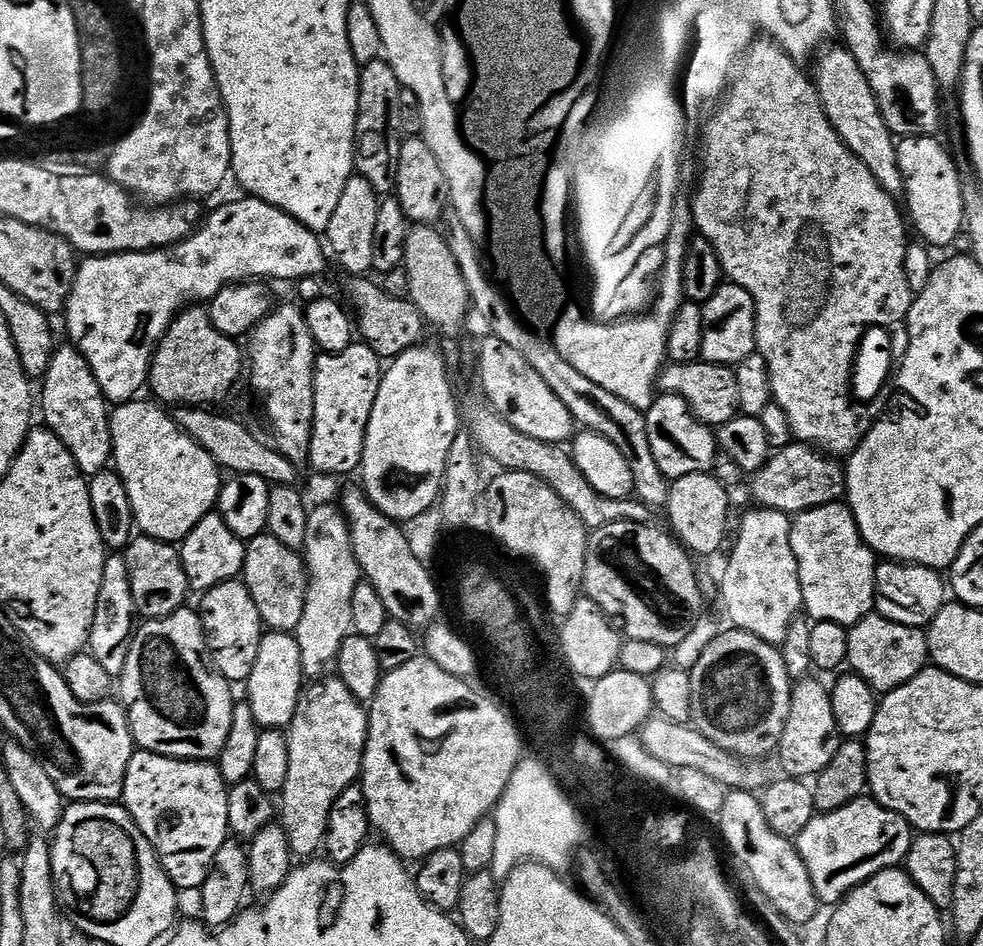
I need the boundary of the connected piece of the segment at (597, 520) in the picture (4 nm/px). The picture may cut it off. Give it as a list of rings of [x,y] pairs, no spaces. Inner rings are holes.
[[[491,410],[480,412],[473,418],[472,436],[476,439],[472,439],[475,447],[481,453],[484,451],[494,463],[501,464],[499,466],[501,469],[534,474],[534,478],[550,485],[558,494],[558,498],[562,498],[562,502],[566,502],[566,506],[570,506],[570,510],[574,510],[578,519],[589,529],[595,530],[620,521],[645,525],[649,523],[650,512],[645,505],[632,498],[615,500],[598,494],[598,490],[594,490],[594,486],[590,486],[590,482],[586,482],[582,470],[578,470],[575,460],[567,451],[561,450],[555,444],[535,440],[514,430],[514,426],[501,420]]]

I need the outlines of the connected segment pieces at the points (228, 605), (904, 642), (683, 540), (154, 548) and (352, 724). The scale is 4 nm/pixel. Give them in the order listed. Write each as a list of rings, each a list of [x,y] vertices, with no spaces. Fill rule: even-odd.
[[[230,579],[202,595],[201,609],[204,611],[203,620],[209,631],[215,630],[219,634],[221,642],[226,646],[226,656],[222,660],[221,675],[232,684],[234,682],[245,683],[252,666],[257,660],[258,650],[264,637],[264,623],[258,614],[257,604],[249,592],[249,588],[239,579]]]
[[[879,614],[865,616],[851,625],[848,632],[847,667],[877,694],[893,692],[898,686],[910,682],[924,671],[929,660],[928,638],[923,631],[908,628]]]
[[[695,472],[671,481],[666,513],[676,527],[679,543],[689,553],[712,556],[728,536],[728,492],[712,474]],[[680,535],[680,536],[679,536]]]
[[[138,534],[125,549],[124,556],[128,563],[132,597],[141,617],[146,616],[144,618],[149,621],[166,619],[180,611],[187,603],[186,598],[190,595],[189,582],[182,566],[179,549],[175,545]]]
[[[320,678],[317,679],[320,680],[317,684],[307,685],[300,707],[296,709],[296,717],[292,719],[286,732],[288,735],[286,747],[292,759],[289,762],[288,777],[282,791],[284,805],[282,803],[279,805],[278,816],[285,834],[288,835],[289,848],[297,857],[304,856],[300,858],[312,858],[319,848],[321,851],[328,834],[328,819],[332,808],[344,791],[361,779],[364,771],[364,747],[368,744],[370,716],[365,705],[357,700],[350,686],[346,686],[346,682],[342,682],[339,678],[324,679],[328,678]]]

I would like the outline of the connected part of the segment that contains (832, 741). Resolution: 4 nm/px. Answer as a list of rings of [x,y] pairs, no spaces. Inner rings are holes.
[[[805,678],[793,687],[790,710],[778,745],[780,764],[792,778],[819,776],[822,770],[826,770],[826,766],[830,766],[842,743],[842,737],[836,731],[829,689],[812,679]]]

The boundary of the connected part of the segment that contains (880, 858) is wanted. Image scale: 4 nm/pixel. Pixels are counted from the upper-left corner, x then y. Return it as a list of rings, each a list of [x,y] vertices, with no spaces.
[[[857,798],[833,812],[816,814],[805,829],[799,832],[794,845],[808,871],[816,899],[821,905],[835,906],[849,892],[866,883],[874,874],[887,868],[903,865],[914,839],[914,829],[896,812],[891,812],[871,798]]]

